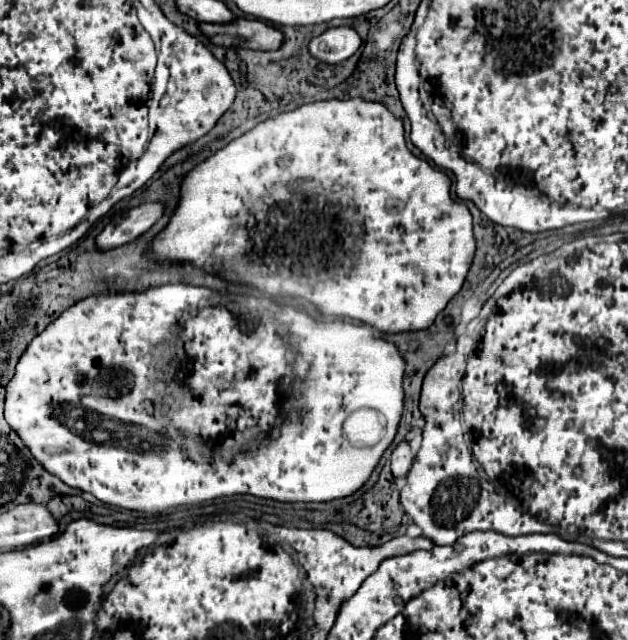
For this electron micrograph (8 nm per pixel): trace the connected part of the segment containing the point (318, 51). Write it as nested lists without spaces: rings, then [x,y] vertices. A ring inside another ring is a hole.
[[[349,26],[329,28],[309,42],[309,52],[327,64],[341,64],[361,46],[359,34]]]

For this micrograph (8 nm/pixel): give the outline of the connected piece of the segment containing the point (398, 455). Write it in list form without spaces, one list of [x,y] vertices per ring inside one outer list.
[[[401,442],[393,456],[391,456],[391,472],[395,478],[405,478],[409,468],[411,468],[411,462],[413,462],[413,456],[411,456],[411,450],[409,450],[409,444],[407,442]]]

